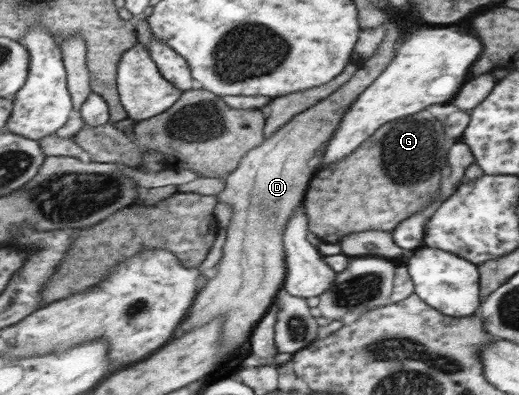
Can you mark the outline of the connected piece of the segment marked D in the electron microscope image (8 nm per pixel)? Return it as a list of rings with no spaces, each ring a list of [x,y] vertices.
[[[393,19],[384,20],[380,25],[385,27],[385,37],[381,45],[378,45],[372,56],[360,58],[355,62],[357,70],[346,83],[328,97],[292,117],[292,120],[282,125],[258,147],[245,152],[237,167],[223,180],[225,184],[222,191],[214,197],[218,197],[218,202],[230,205],[232,213],[225,234],[226,243],[222,247],[222,259],[218,261],[216,275],[208,279],[204,287],[198,289],[189,317],[179,325],[172,339],[182,337],[183,332],[189,329],[220,318],[225,333],[225,339],[221,342],[231,345],[232,351],[248,339],[252,325],[256,325],[256,321],[270,307],[272,297],[277,295],[278,287],[285,281],[285,253],[280,253],[284,235],[282,231],[285,231],[286,219],[298,207],[306,183],[310,179],[312,169],[308,167],[307,161],[320,147],[320,143],[329,141],[346,109],[384,71],[399,47],[398,39],[401,39],[402,35],[398,31],[401,31],[401,28],[394,24]]]

